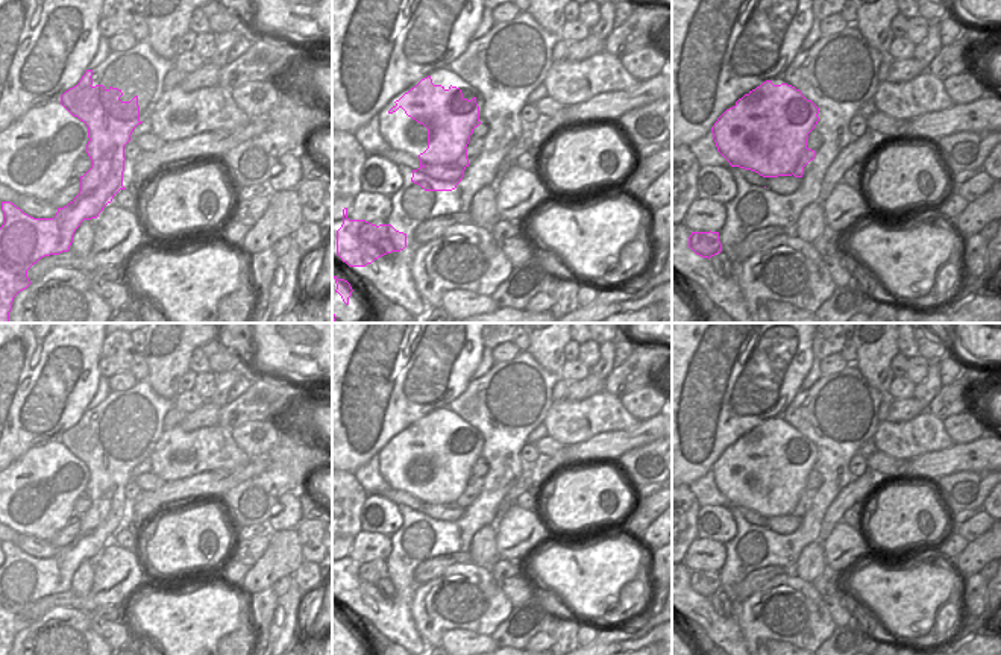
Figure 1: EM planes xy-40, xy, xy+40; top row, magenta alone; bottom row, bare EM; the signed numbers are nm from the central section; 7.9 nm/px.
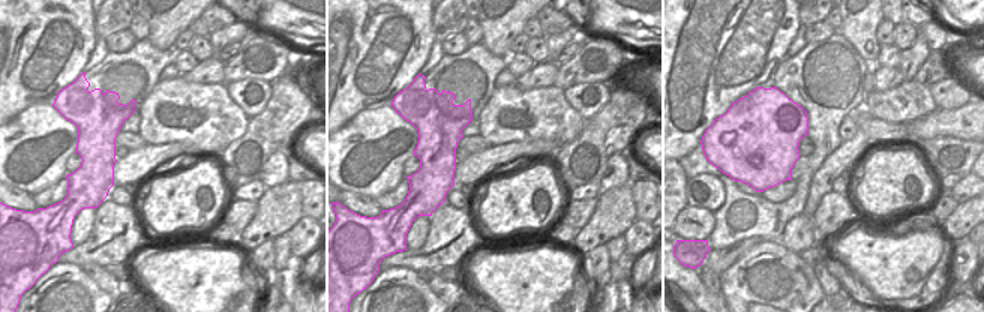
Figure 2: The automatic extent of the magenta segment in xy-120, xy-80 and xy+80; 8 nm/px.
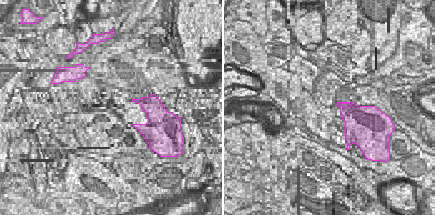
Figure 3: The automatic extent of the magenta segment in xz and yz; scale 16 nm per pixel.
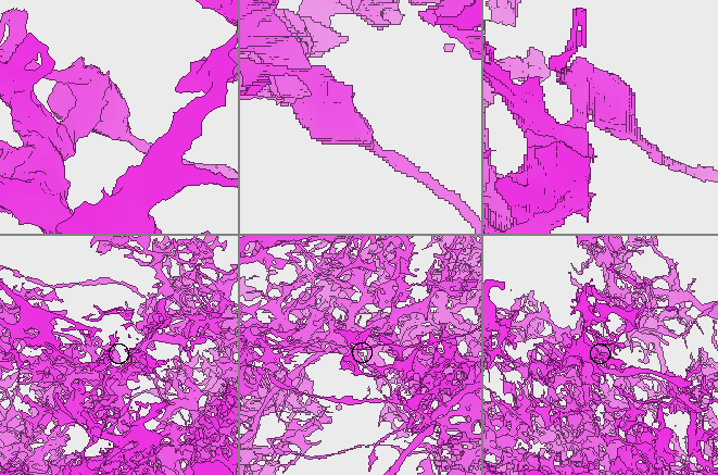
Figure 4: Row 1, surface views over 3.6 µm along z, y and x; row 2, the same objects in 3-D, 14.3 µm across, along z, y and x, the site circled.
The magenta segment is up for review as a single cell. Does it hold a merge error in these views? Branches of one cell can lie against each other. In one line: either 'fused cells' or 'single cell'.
fused cells

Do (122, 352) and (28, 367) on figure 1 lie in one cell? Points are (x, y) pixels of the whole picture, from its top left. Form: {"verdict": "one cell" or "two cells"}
{"verdict": "one cell"}

